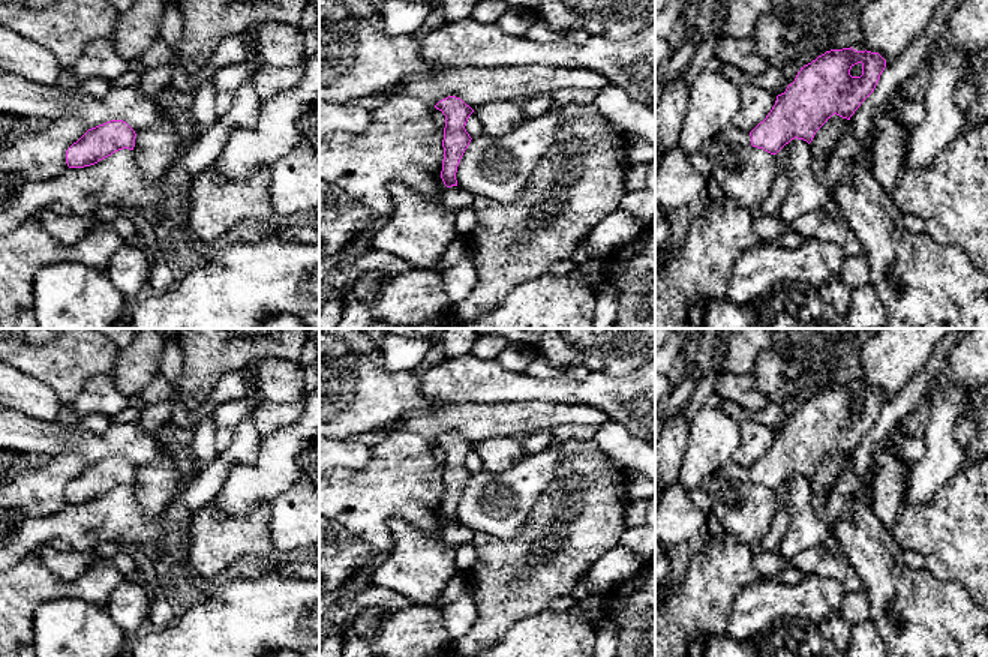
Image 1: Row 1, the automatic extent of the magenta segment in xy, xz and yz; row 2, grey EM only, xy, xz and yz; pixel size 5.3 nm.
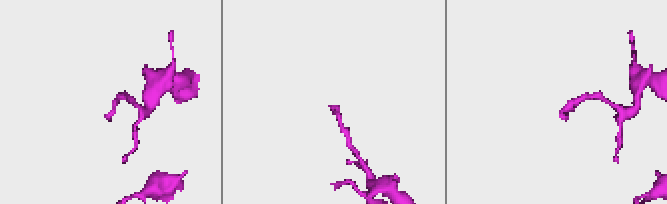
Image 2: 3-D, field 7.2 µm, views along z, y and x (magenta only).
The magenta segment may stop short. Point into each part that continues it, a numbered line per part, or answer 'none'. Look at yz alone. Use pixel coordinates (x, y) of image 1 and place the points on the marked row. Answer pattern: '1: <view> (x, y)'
1: yz (732, 134)

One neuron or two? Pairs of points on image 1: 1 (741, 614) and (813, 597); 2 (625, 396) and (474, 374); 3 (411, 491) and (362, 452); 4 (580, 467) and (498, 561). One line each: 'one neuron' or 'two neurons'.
1: one neuron
2: one neuron
3: two neurons
4: one neuron

